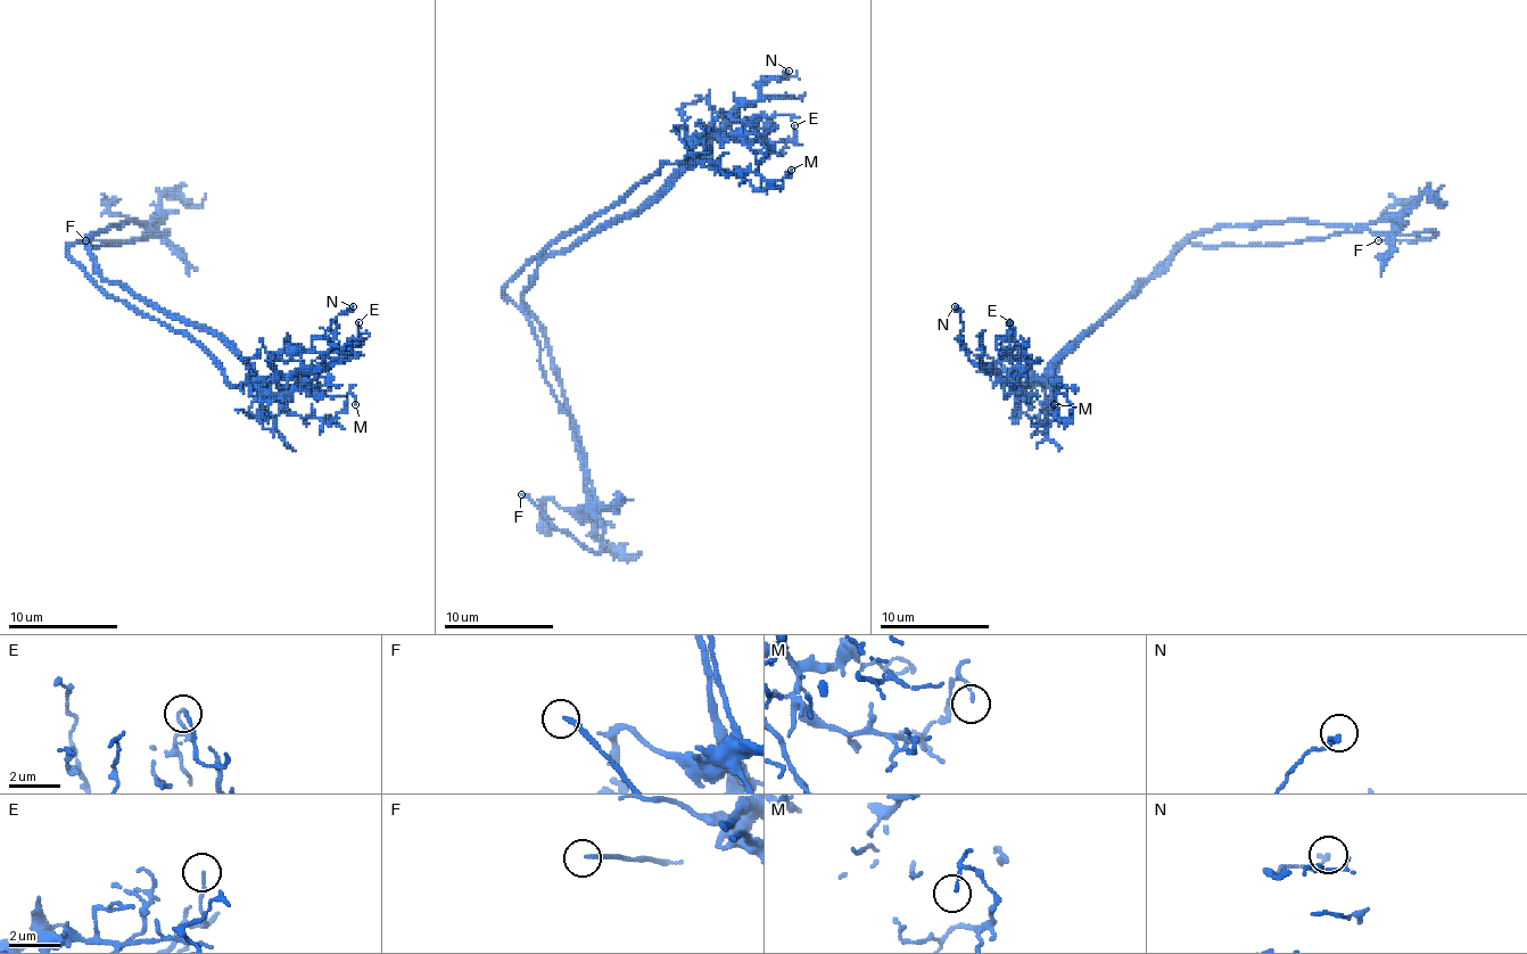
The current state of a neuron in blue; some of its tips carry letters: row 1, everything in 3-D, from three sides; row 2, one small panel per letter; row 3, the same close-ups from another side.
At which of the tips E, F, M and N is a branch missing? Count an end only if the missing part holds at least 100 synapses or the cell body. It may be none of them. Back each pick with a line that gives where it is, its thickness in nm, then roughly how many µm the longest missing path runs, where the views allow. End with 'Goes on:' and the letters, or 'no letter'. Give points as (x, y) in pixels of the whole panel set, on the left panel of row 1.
F: place (85, 240); calibre 160 nm; missing 30 µm
Goes on: F

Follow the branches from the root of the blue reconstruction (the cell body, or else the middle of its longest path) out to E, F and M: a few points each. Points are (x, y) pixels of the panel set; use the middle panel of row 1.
E: (535, 273), (549, 256), (635, 215), (690, 158), (695, 139), (742, 133), (775, 145), (794, 137), (794, 125)
F: (535, 273), (521, 311), (539, 346), (543, 377), (584, 447), (603, 549), (592, 551), (580, 547), (521, 494)
M: (535, 273), (549, 256), (638, 215), (695, 161), (726, 172), (758, 172), (781, 188), (791, 170)

